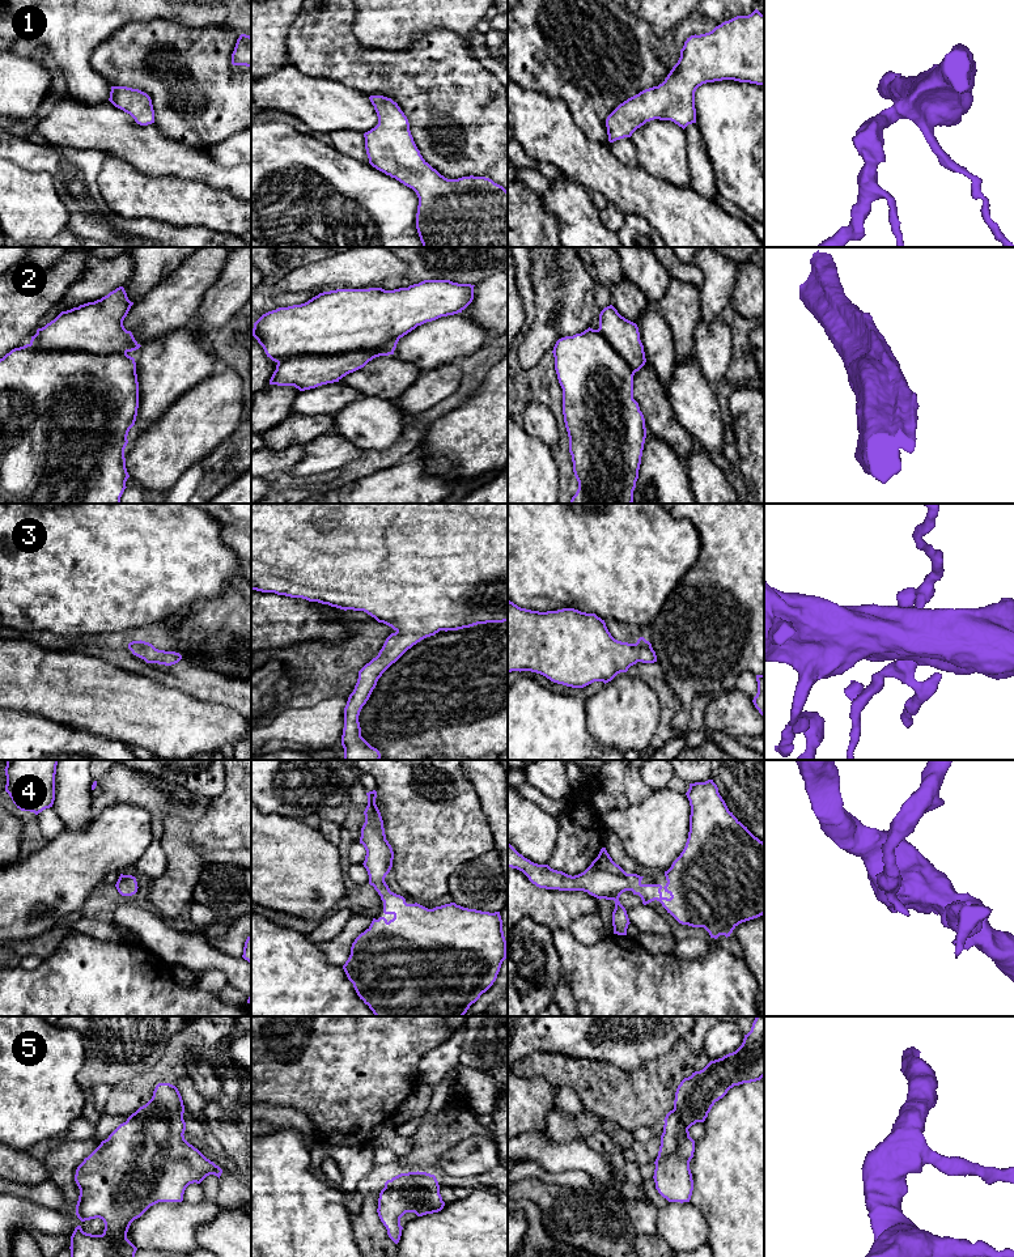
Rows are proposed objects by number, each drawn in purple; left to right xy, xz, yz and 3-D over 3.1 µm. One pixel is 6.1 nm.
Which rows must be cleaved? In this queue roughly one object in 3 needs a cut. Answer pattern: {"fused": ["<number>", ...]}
{"fused": ["2"]}

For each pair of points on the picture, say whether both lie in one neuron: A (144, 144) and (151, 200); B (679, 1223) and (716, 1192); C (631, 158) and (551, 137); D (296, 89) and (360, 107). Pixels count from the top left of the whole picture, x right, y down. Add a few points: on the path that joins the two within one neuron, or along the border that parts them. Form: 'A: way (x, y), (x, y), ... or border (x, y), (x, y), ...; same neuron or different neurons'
A: border (121, 160), (151, 175), (174, 175), (178, 178); different neurons
B: border (690, 1201), (704, 1218), (708, 1227), (708, 1238); different neurons
C: border (609, 147), (622, 162), (636, 165); different neurons
D: way (312, 100), (325, 106), (344, 107); same neuron

